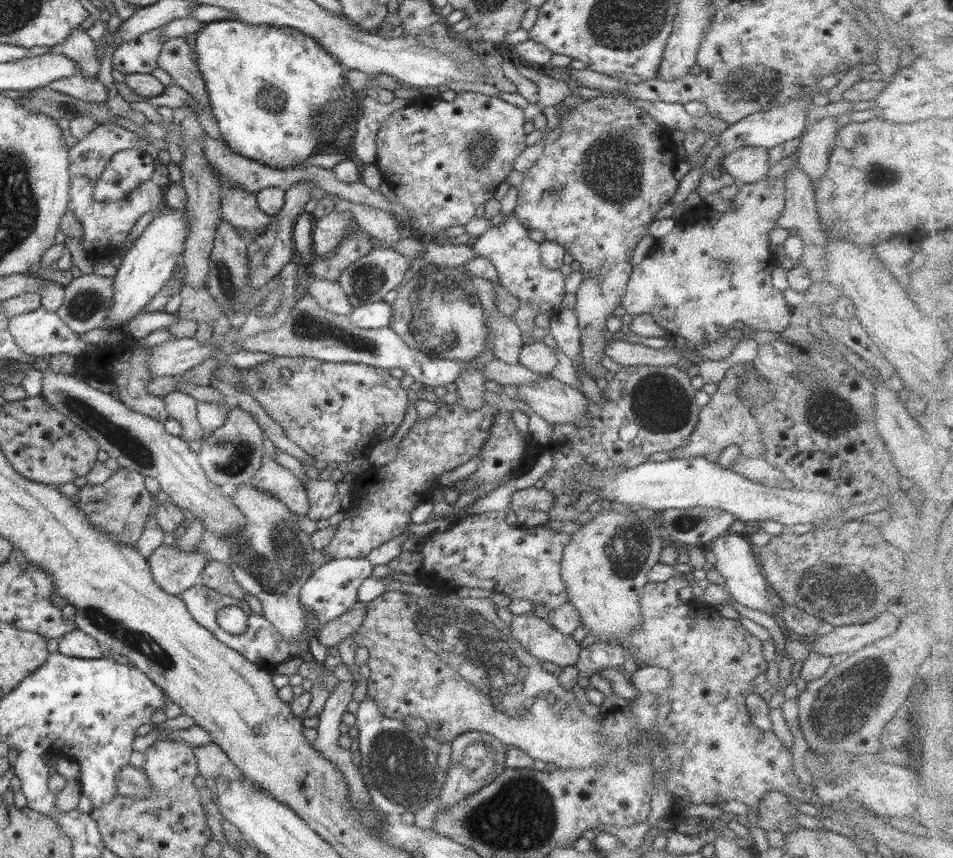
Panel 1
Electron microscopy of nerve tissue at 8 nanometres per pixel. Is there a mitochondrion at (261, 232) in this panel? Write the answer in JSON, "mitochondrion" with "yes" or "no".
{"mitochondrion":"no"}

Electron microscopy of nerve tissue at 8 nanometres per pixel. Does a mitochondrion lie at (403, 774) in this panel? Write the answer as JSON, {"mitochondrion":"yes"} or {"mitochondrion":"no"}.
{"mitochondrion":"yes"}

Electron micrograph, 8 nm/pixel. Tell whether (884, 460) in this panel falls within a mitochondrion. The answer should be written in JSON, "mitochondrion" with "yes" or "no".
{"mitochondrion":"no"}

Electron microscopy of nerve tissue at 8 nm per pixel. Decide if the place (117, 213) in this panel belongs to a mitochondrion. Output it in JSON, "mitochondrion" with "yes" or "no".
{"mitochondrion":"no"}

